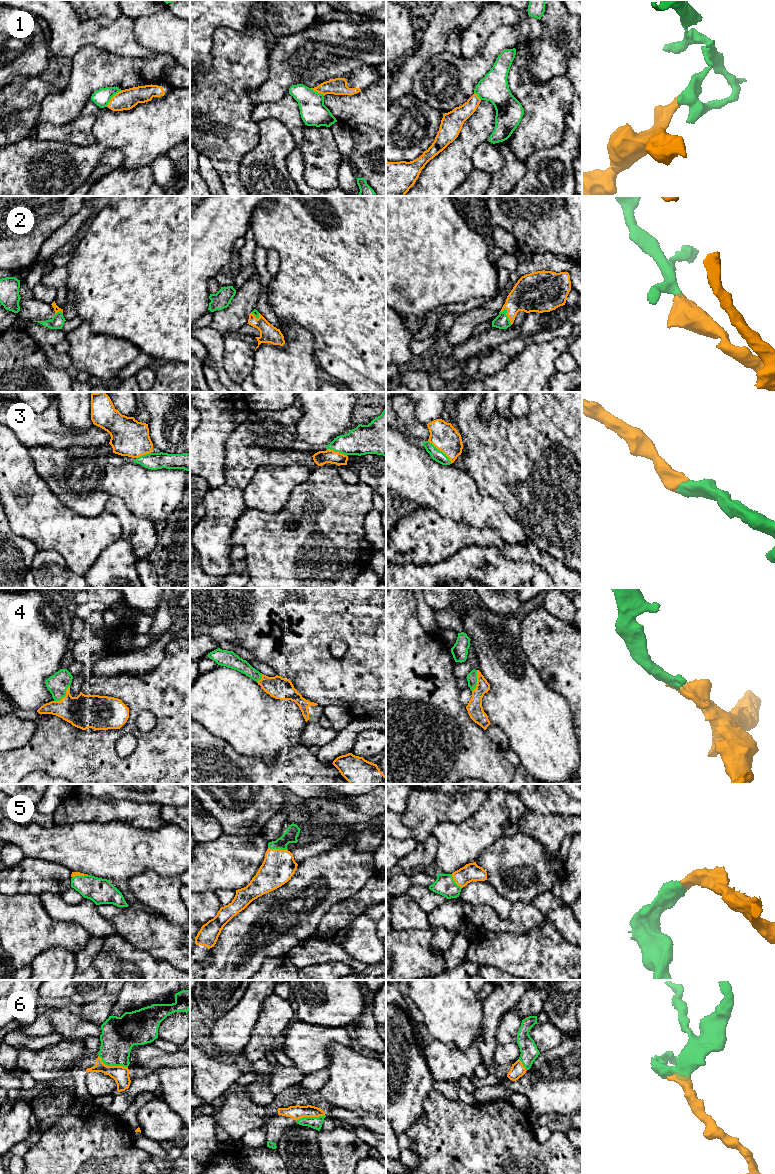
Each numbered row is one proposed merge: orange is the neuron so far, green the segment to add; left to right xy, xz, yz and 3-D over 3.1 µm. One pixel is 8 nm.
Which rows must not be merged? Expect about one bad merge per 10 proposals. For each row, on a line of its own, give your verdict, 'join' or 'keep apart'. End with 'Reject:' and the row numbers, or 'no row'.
1: keep apart
2: join
3: join
4: join
5: join
6: join
Reject: 1

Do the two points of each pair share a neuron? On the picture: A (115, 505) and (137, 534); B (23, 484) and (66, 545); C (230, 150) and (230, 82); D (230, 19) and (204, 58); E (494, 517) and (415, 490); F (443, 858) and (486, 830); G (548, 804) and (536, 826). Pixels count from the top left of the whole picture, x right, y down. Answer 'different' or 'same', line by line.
A: same
B: same
C: same
D: same
E: same
F: same
G: different

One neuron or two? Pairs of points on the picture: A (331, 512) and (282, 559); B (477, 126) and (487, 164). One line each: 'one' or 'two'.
A: one
B: two

